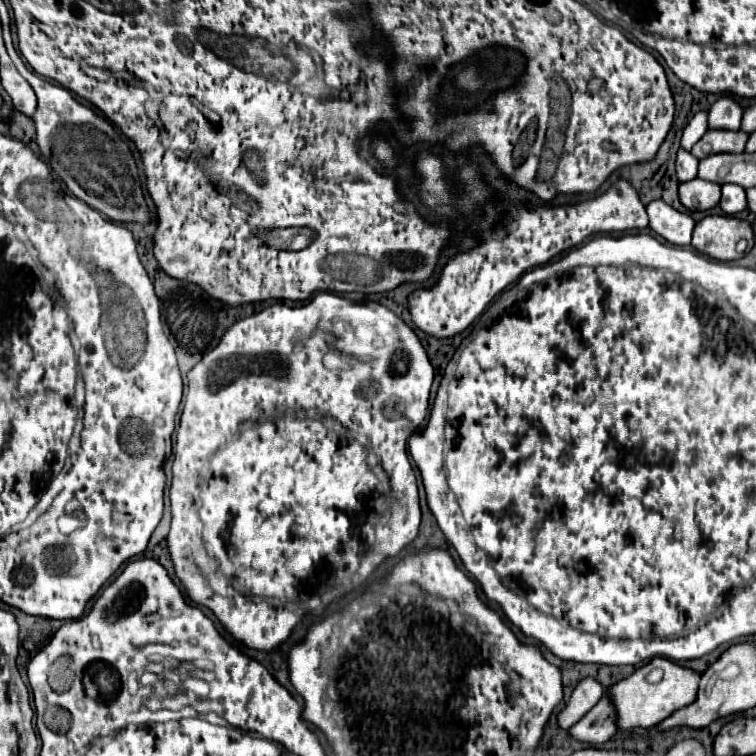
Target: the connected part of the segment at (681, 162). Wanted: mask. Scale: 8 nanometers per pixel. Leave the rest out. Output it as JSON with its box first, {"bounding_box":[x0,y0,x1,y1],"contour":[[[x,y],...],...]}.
{"bounding_box":[676,148,698,182],"contour":[[[680,148],[678,150],[678,160],[676,160],[676,176],[680,182],[686,182],[686,180],[692,180],[696,178],[698,174],[698,160],[694,160],[694,156]]]}

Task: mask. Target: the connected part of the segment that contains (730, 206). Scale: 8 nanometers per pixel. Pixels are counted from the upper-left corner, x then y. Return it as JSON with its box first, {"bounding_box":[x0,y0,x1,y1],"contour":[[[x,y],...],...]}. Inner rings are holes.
{"bounding_box":[720,184,746,214],"contour":[[[724,184],[720,206],[726,214],[742,212],[746,208],[746,190],[738,188],[738,184]]]}

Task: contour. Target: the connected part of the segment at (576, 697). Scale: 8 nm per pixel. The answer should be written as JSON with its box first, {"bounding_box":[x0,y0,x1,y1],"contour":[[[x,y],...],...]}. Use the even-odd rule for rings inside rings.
{"bounding_box":[558,678,604,730],"contour":[[[594,678],[580,680],[570,696],[568,706],[558,714],[558,724],[566,730],[572,728],[592,706],[596,706],[596,702],[602,698],[602,694],[604,694],[604,688],[602,688],[602,684],[598,684],[598,680],[594,680]]]}

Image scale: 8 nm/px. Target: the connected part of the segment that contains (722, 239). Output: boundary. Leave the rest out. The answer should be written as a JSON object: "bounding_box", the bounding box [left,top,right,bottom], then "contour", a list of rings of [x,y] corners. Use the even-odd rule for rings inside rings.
{"bounding_box":[692,214,754,260],"contour":[[[708,214],[702,218],[692,236],[692,246],[716,260],[736,260],[736,242],[746,238],[748,244],[754,244],[754,232],[750,222],[726,214]]]}

